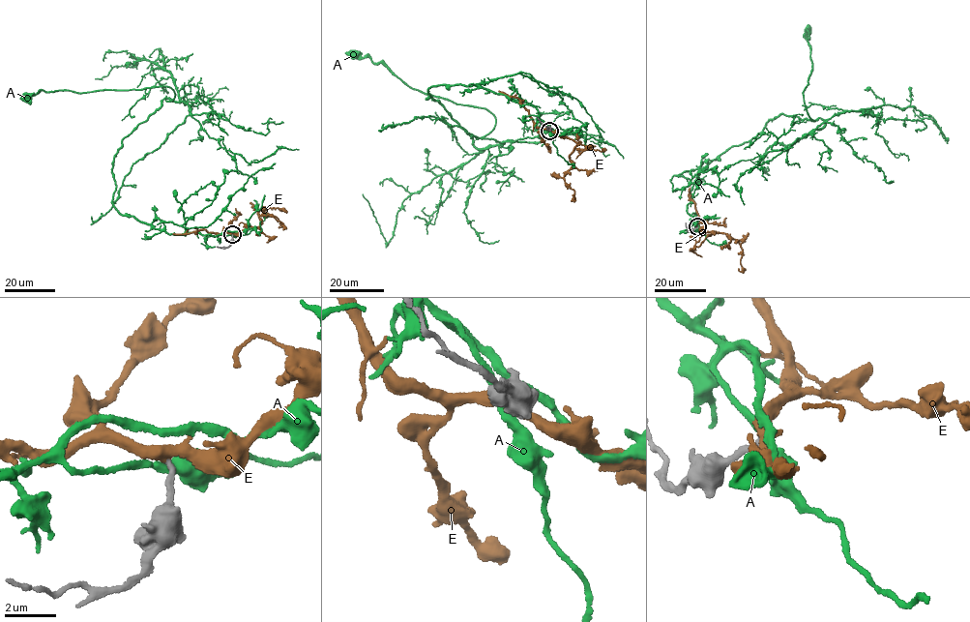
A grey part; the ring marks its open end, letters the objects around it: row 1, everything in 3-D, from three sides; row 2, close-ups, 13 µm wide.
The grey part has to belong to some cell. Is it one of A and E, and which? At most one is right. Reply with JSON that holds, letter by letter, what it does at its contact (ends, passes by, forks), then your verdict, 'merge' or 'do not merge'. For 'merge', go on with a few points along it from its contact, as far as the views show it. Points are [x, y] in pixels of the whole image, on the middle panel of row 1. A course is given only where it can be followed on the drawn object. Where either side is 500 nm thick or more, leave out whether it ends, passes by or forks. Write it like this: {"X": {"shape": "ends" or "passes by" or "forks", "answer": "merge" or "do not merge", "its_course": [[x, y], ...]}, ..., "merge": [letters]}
{"A": {"shape": "passes by", "answer": "do not merge"}, "E": {"shape": "forks", "answer": "merge", "its_course": [[549, 130], [577, 142], [569, 156], [572, 166], [564, 177], [574, 191], [573, 198], [573, 194]]}, "merge": ["E"]}

